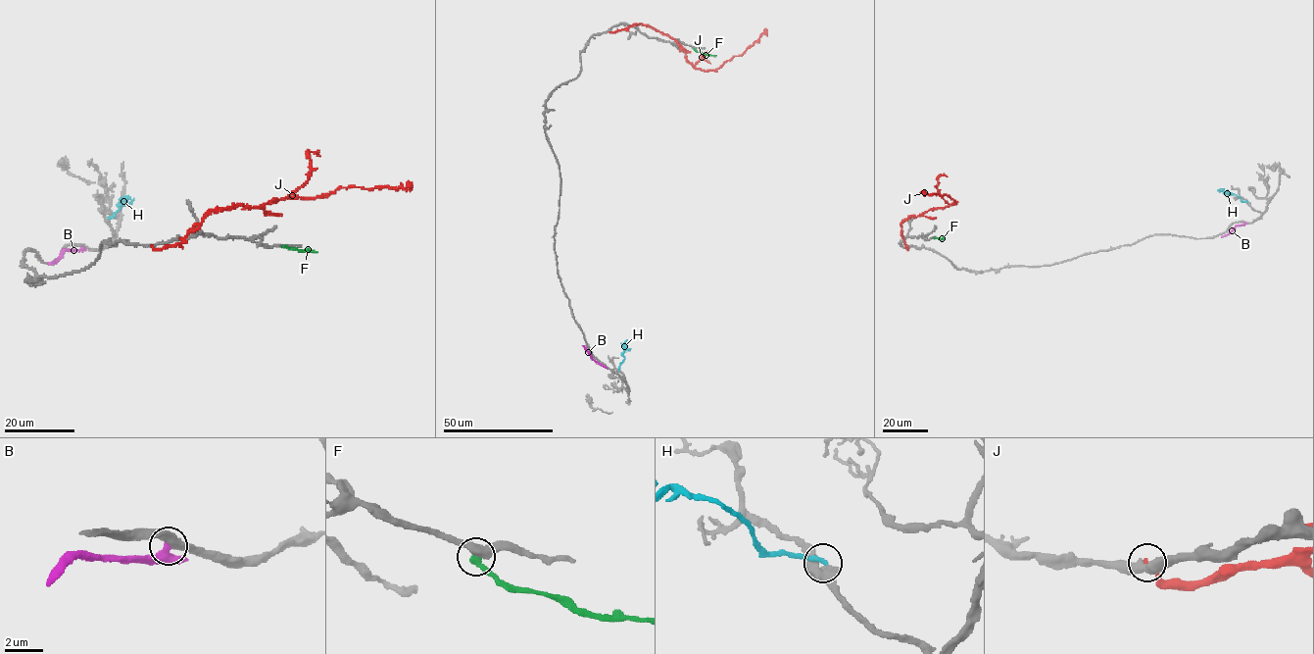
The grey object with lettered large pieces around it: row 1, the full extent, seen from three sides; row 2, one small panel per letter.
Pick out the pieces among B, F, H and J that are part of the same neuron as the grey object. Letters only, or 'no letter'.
H

